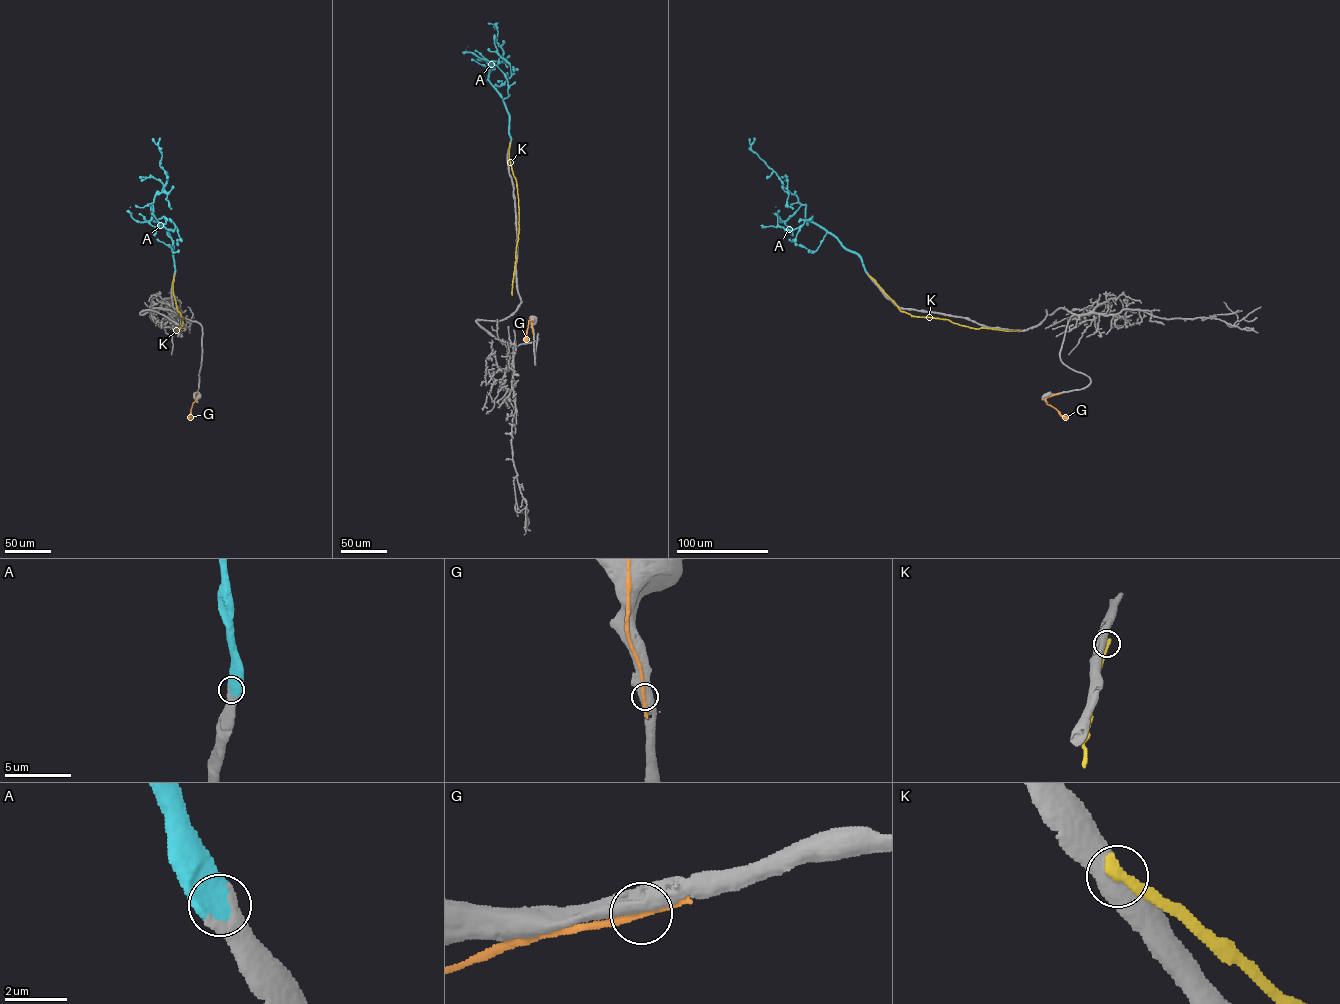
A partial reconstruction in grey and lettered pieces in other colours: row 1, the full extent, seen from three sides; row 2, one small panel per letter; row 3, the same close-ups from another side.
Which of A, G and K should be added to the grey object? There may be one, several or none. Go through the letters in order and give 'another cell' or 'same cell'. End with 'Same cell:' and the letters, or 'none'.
A: same cell
G: another cell
K: another cell
Same cell: A

